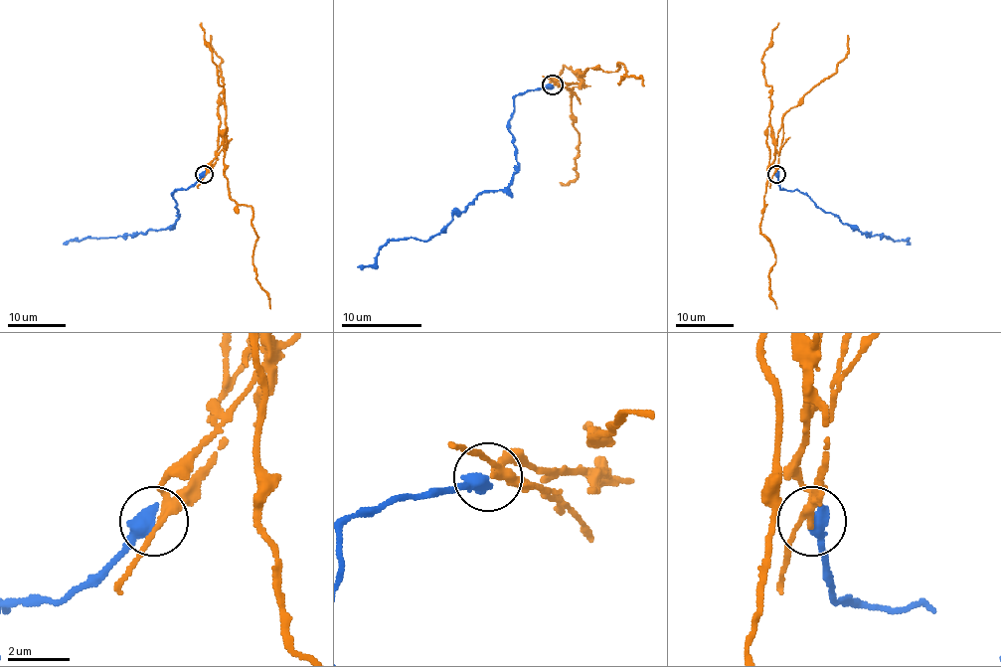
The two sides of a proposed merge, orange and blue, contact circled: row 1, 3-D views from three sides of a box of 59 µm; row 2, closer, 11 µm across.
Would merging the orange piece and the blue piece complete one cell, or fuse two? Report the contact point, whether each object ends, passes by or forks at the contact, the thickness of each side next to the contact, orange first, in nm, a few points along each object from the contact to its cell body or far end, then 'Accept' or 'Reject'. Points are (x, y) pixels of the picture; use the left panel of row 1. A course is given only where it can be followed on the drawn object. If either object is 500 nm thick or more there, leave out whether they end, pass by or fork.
Place: (204, 174). Thickness 200 nm (orange) against 550 nm. Course of orange: (205, 174), (225, 144), (225, 125), (224, 175), (230, 196), (252, 210), (256, 237), (252, 262), (270, 309). Course of blue: (205, 174), (187, 188), (172, 193), (178, 219), (168, 228), (63, 244). Reject

